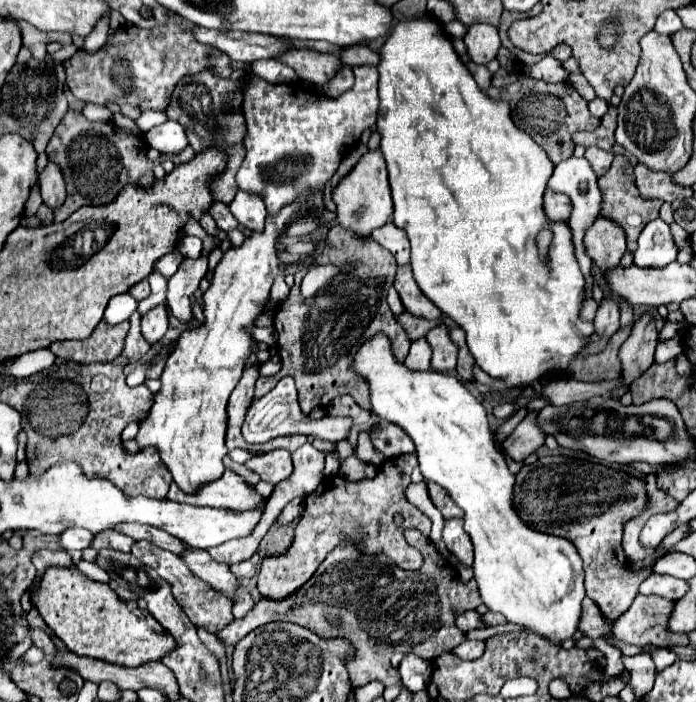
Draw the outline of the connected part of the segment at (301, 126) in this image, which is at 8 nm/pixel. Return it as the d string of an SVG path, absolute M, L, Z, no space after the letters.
M356 66L354 68L356 84L348 92L340 94L338 98L326 98L310 88L296 86L296 84L270 84L256 74L250 74L248 84L244 88L244 102L242 114L246 118L246 158L236 172L238 190L246 190L258 194L270 214L276 214L282 206L294 202L304 190L324 188L324 184L334 176L338 170L346 150L354 146L360 134L376 124L378 112L378 70L374 66Z

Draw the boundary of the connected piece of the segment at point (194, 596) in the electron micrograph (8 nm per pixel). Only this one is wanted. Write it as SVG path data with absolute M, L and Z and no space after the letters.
M140 540L140 542L134 542L132 546L132 556L138 558L144 566L150 566L154 568L170 586L172 586L172 594L174 598L178 600L178 604L182 606L182 610L186 612L186 616L192 620L192 624L196 628L204 628L212 634L220 632L226 624L230 624L230 618L232 616L232 602L230 598L226 598L222 592L218 590L212 590L212 586L206 586L206 582L202 582L200 578L194 578L194 574L190 574L190 570L186 570L184 562L180 560L180 556L168 552L168 550L162 550L162 548L156 548L154 544L146 542L146 540Z

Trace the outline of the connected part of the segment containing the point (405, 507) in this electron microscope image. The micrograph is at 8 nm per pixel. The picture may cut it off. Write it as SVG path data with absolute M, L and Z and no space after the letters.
M406 454L406 456L398 456L394 460L386 460L380 466L376 478L372 478L372 480L350 482L342 476L324 478L324 482L320 484L322 490L316 490L306 496L304 512L294 528L294 538L292 538L290 548L282 554L262 558L260 574L258 574L260 594L274 598L274 600L284 598L286 594L292 594L298 586L302 586L316 572L316 568L322 564L322 560L328 556L328 552L334 550L342 542L342 538L344 538L344 534L348 534L348 530L362 530L358 518L366 518L364 530L370 530L370 534L386 534L386 556L390 560L394 560L394 564L398 564L398 568L418 570L422 566L422 554L404 540L402 526L398 528L392 522L392 516L396 512L400 512L404 516L404 526L416 526L416 530L430 536L430 520L416 506L412 506L404 494L406 488L410 486L410 474L416 464L418 464L416 456Z

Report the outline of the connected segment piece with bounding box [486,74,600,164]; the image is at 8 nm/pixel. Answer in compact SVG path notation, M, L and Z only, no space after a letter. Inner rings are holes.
M522 74L516 82L504 86L504 90L492 86L492 88L488 88L486 94L496 100L506 100L510 104L514 124L518 124L518 128L526 130L534 138L534 142L546 150L552 164L558 164L572 156L572 152L574 152L572 134L574 132L594 130L600 124L600 120L588 112L588 102L568 82L548 84L548 82Z

